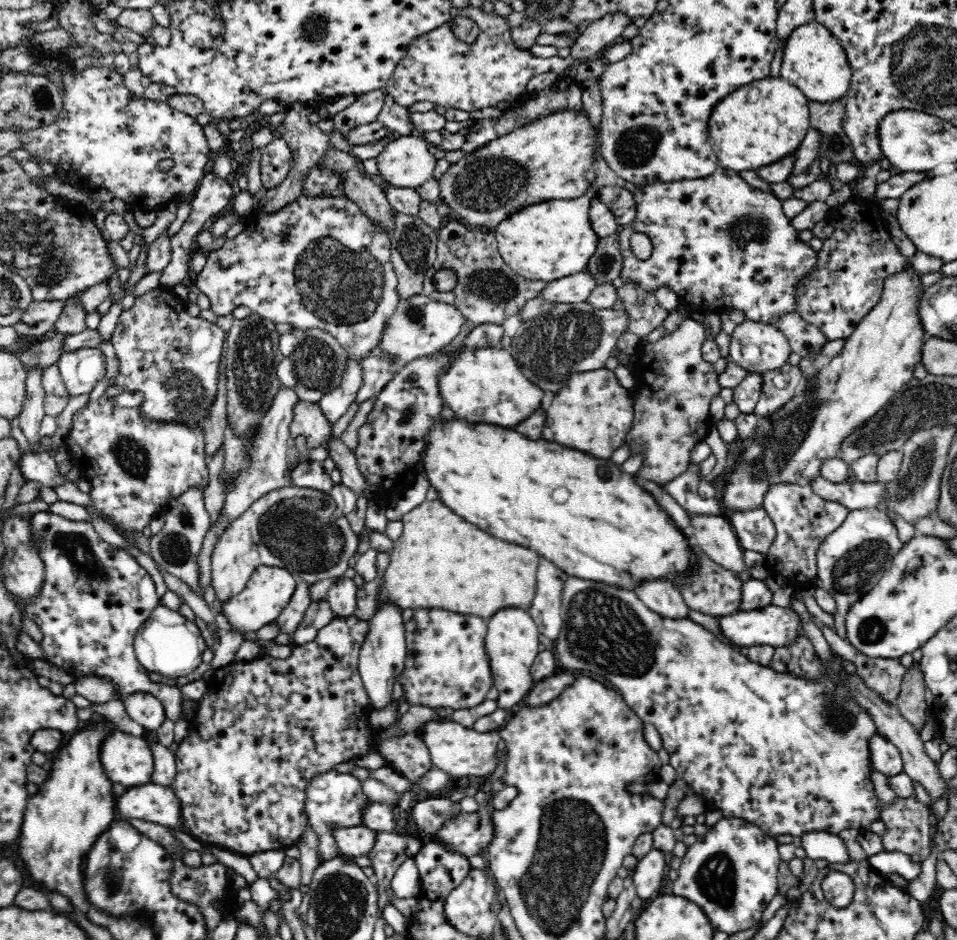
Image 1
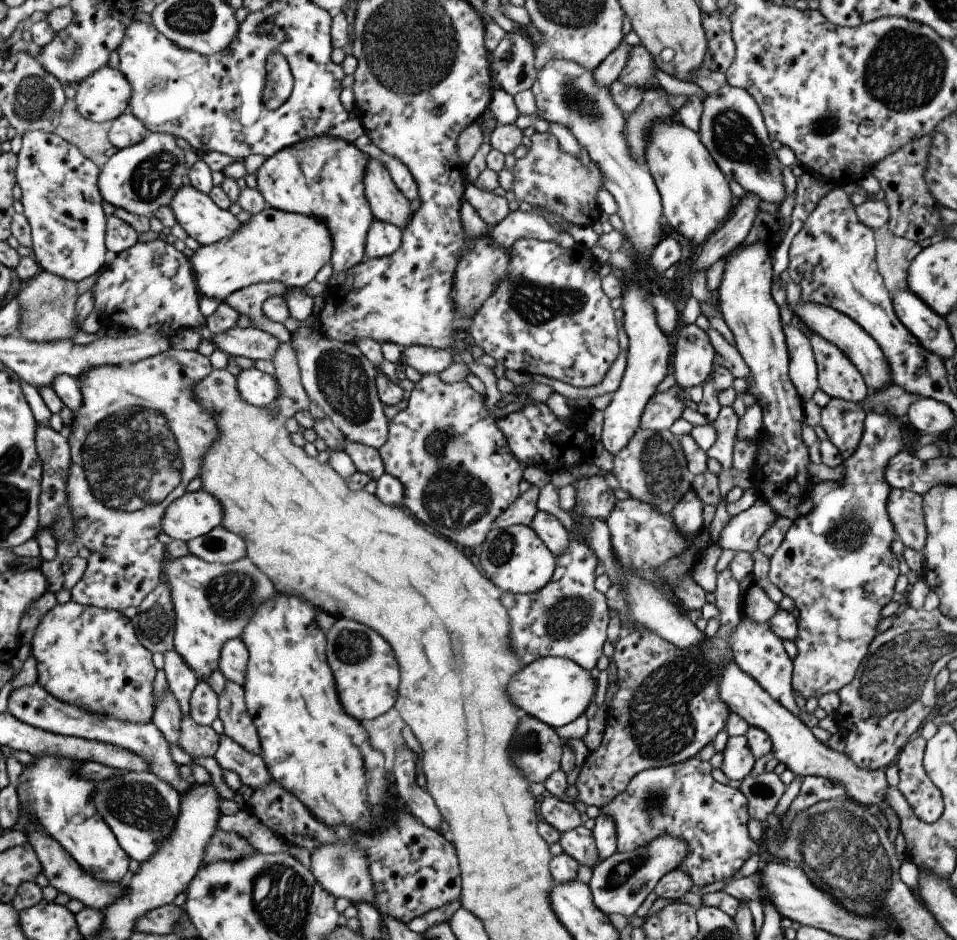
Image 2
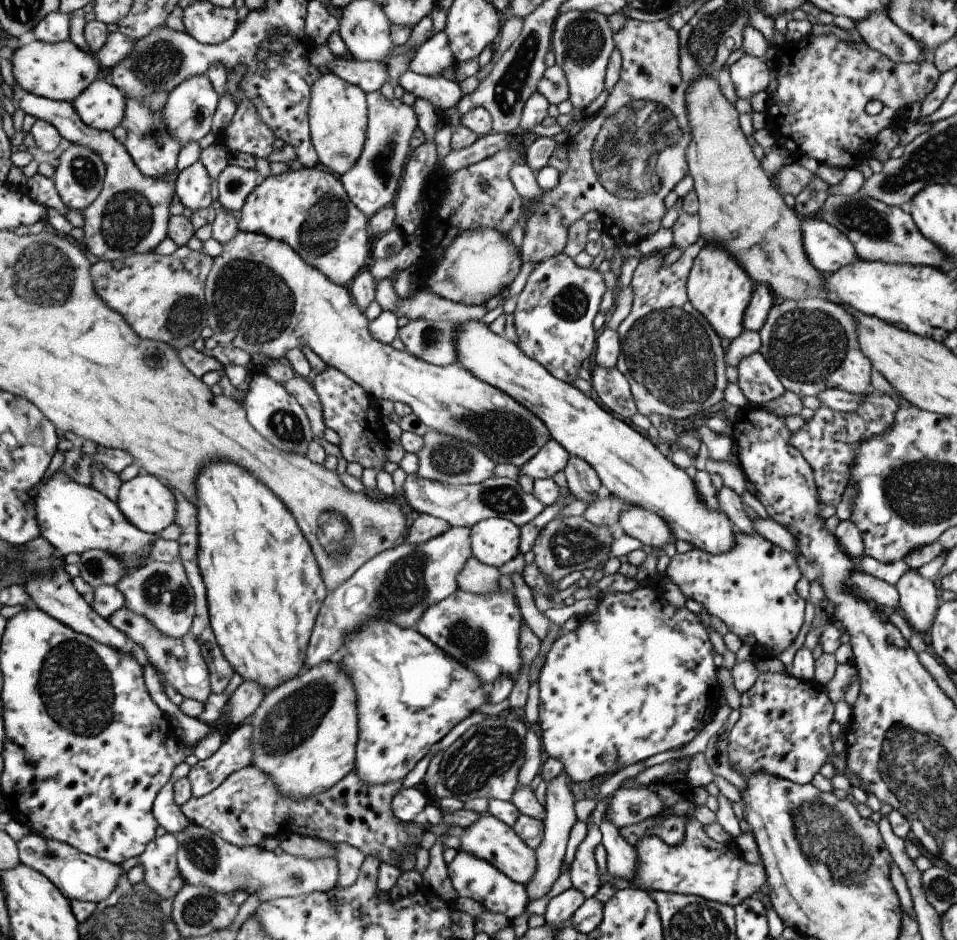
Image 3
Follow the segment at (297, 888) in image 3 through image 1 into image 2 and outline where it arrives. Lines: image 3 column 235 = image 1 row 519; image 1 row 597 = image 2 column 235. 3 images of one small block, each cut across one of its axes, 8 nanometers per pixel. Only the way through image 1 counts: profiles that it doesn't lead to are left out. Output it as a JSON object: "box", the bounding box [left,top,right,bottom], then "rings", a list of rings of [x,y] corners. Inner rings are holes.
{"box":[203,827,255,864],"rings":[[[219,827],[215,830],[215,834],[211,834],[211,842],[207,842],[205,850],[203,850],[203,864],[209,862],[217,862],[217,860],[227,860],[227,862],[238,861],[239,858],[245,858],[249,854],[255,854],[249,846],[247,840],[243,840],[239,834],[235,832],[223,832]]]}

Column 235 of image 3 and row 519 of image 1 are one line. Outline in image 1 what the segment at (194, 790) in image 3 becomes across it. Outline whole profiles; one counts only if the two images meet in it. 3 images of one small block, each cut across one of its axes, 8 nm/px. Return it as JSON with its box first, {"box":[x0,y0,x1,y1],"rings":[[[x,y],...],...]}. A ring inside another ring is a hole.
{"box":[728,508,776,555],"rings":[[[764,508],[735,512],[730,514],[728,520],[743,551],[764,555],[772,546],[776,534],[775,526]]]}

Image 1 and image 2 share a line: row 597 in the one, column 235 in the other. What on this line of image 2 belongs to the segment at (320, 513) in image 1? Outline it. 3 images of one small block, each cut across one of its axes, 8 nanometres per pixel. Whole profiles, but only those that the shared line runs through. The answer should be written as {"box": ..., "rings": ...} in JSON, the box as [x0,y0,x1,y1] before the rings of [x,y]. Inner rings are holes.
{"box":[167,184,240,246],"rings":[[[182,184],[167,204],[175,222],[199,245],[207,246],[229,238],[240,222],[231,212],[219,210],[211,199],[191,185]]]}

